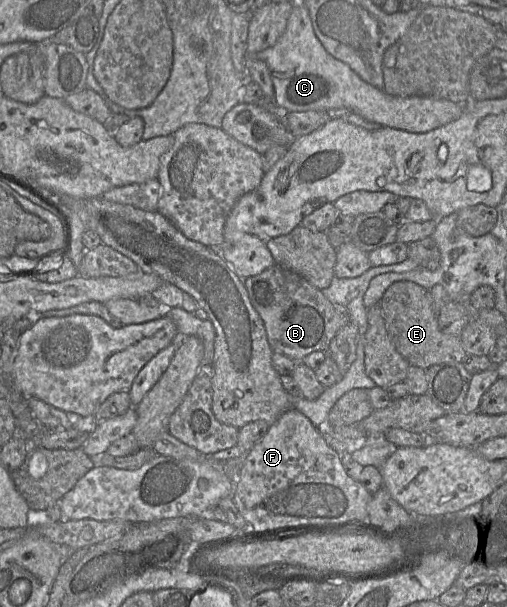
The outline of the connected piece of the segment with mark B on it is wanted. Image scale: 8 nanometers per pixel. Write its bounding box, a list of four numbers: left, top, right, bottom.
[244,264,349,362]

